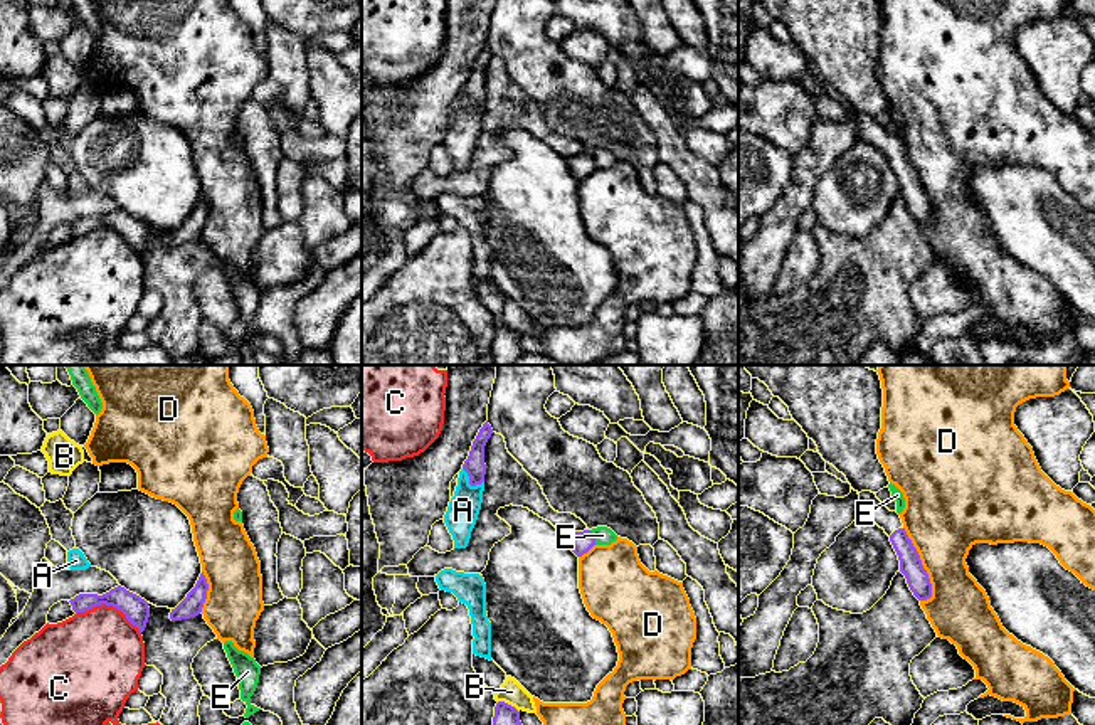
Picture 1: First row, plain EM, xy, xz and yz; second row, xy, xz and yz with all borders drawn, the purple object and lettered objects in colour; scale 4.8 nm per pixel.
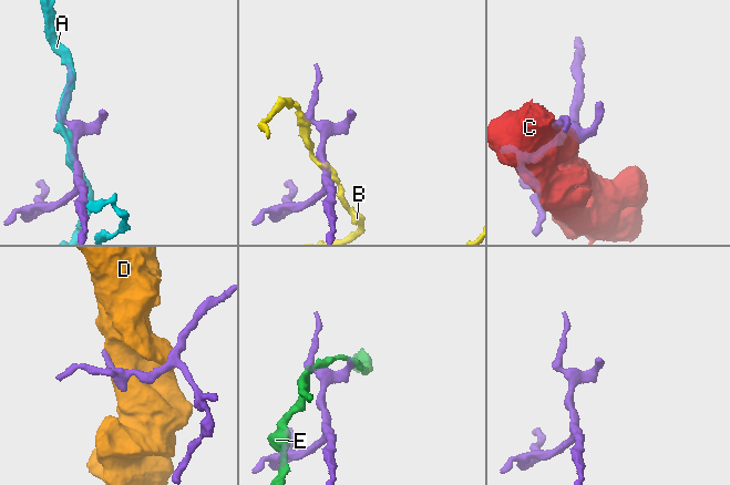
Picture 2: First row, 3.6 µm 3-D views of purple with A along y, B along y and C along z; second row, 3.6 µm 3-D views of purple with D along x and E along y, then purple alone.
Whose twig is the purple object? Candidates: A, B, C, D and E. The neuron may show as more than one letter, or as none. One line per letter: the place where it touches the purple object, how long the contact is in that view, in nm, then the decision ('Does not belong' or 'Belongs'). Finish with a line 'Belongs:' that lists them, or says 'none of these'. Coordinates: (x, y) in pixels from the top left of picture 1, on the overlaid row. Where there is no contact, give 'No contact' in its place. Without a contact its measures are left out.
A: Touches purple at xz (470, 483). Shared border 120 nm. Does not belong
B: Touches purple at xz (508, 705). Shared border 110 nm. Does not belong
C: Touches purple at xy (110, 604). Shared border 320 nm. Does not belong
D: Touches purple at yz (920, 564). Shared border 380 nm. Does not belong
E: Touches purple at xz (592, 537). Shared border 80 nm. Does not belong
Belongs: none of these

